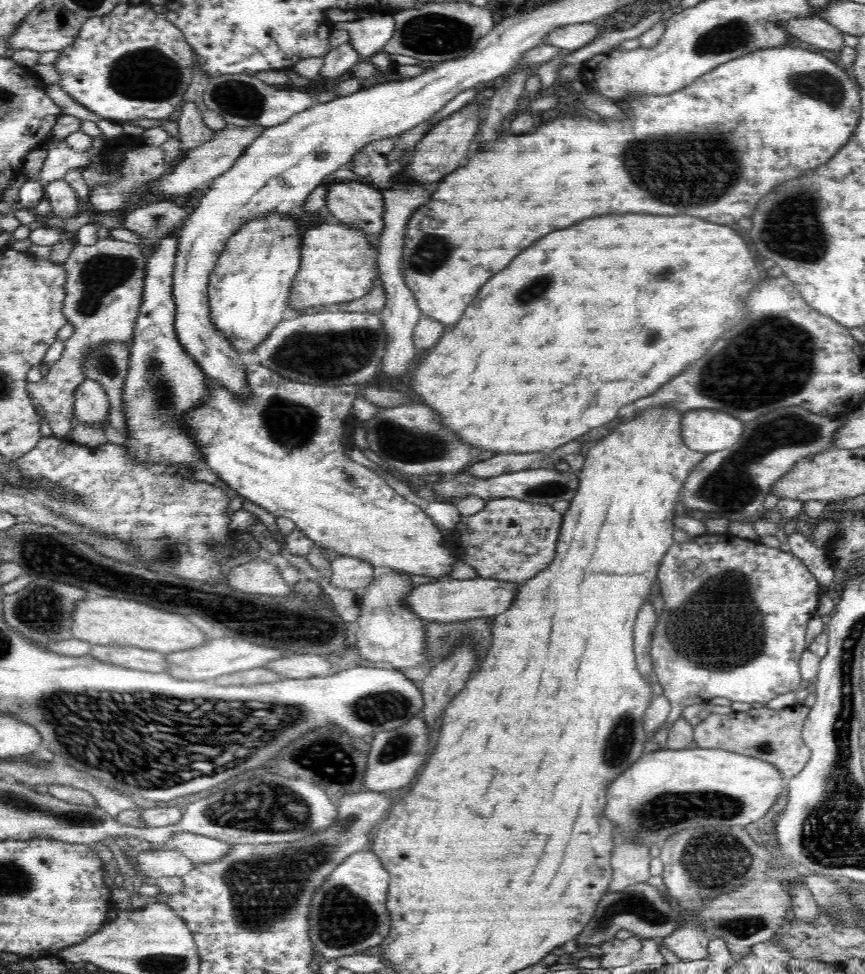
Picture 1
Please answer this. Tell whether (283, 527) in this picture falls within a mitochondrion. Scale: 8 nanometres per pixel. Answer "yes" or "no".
no

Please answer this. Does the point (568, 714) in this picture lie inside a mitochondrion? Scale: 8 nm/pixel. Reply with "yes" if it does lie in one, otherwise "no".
no

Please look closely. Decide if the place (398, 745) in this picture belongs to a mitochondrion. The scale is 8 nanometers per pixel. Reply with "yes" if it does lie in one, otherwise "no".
yes

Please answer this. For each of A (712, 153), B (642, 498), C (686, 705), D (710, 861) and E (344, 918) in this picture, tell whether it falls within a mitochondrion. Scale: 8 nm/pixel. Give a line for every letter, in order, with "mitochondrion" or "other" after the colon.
A: mitochondrion
B: other
C: other
D: mitochondrion
E: mitochondrion

